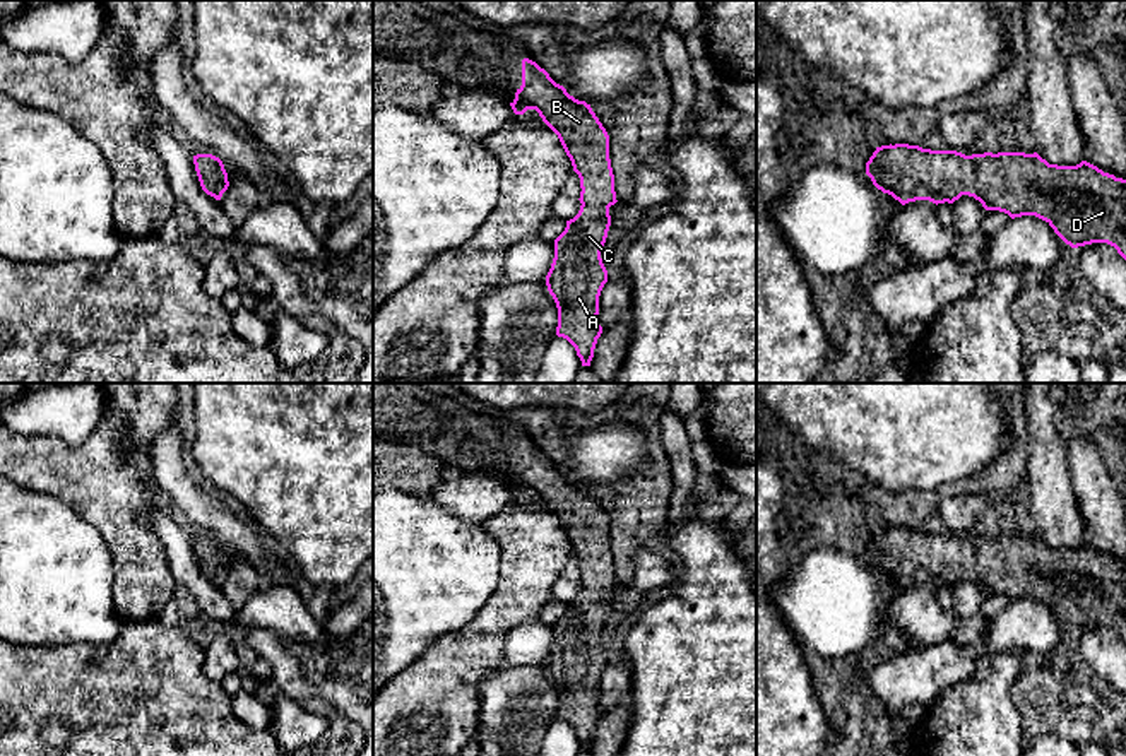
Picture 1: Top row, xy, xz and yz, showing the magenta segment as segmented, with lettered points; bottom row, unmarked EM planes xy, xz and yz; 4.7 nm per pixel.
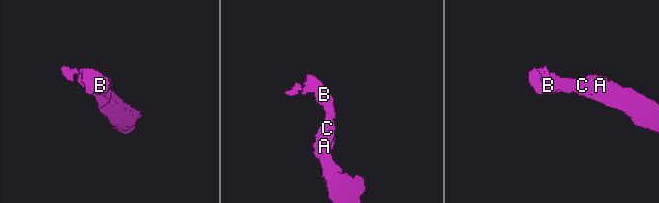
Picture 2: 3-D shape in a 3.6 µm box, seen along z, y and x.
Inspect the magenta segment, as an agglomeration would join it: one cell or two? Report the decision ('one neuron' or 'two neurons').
one neuron

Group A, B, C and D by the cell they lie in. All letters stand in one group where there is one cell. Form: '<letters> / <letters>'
A B C D

